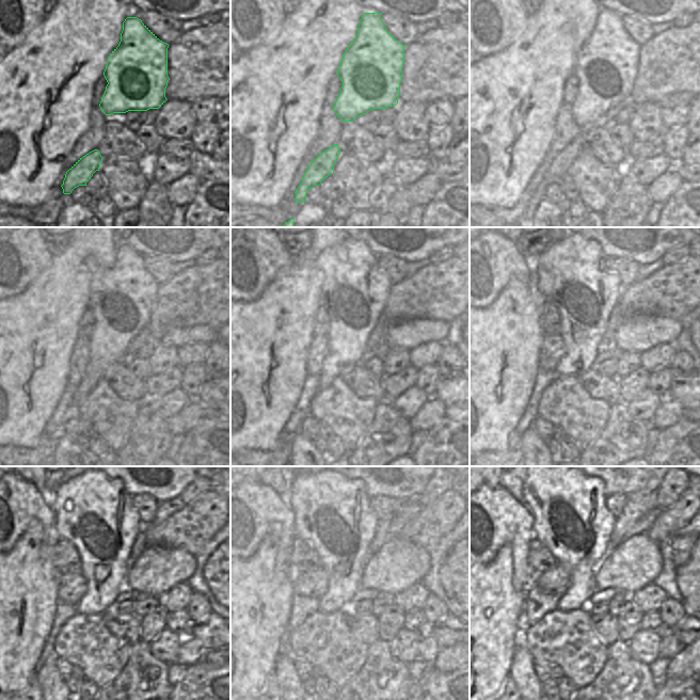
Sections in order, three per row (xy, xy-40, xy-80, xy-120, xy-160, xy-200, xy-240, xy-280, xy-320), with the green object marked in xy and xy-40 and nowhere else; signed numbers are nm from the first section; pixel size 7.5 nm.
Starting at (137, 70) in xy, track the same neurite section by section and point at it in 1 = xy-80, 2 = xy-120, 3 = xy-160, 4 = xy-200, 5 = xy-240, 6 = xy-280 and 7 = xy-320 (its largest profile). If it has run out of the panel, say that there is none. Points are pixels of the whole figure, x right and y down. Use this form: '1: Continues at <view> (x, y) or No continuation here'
1: Continues at xy-80 (606, 65)
2: Continues at xy-120 (122, 298)
3: Continues at xy-160 (355, 289)
4: Continues at xy-200 (574, 274)
5: Continues at xy-240 (94, 511)
6: Continues at xy-280 (332, 513)
7: Continues at xy-320 (570, 518).

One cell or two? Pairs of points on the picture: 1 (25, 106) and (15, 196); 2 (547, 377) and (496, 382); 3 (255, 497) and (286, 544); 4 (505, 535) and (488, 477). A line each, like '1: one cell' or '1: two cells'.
1: one cell
2: two cells
3: one cell
4: two cells

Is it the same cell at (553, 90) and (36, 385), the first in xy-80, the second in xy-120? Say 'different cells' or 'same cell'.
same cell

